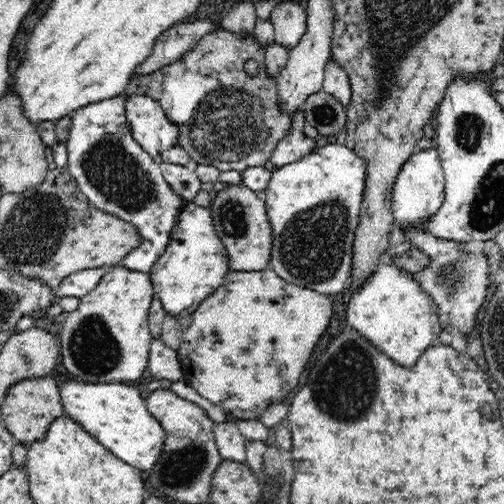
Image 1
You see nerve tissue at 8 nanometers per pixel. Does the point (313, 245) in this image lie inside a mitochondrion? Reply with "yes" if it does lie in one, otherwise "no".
yes

